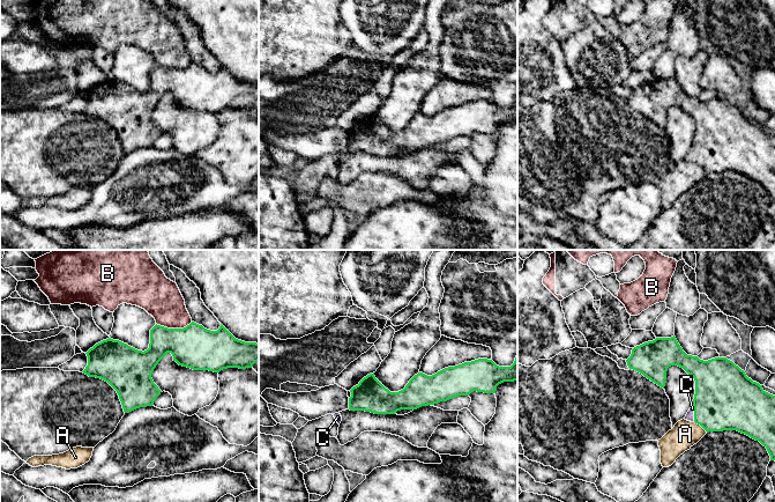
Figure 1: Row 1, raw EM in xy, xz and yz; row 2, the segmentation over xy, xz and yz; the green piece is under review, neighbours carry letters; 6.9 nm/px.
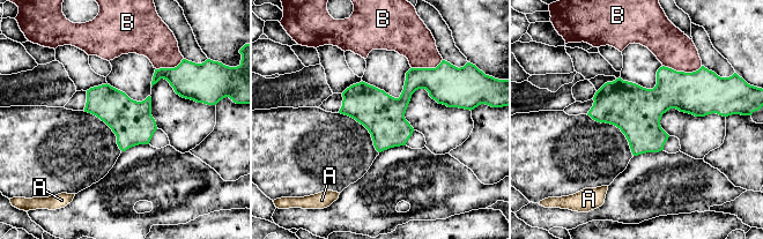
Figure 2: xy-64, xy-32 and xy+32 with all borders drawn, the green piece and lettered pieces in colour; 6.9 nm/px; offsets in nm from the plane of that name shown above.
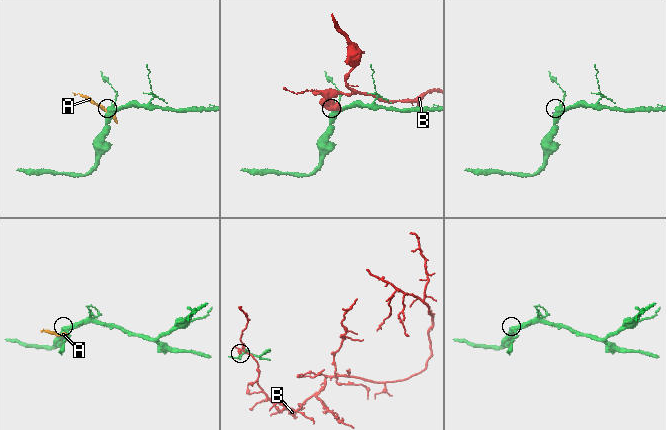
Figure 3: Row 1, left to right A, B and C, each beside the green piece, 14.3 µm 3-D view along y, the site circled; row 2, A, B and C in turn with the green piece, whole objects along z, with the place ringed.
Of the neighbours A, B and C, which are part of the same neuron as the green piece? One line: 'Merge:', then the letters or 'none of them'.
Merge: C

